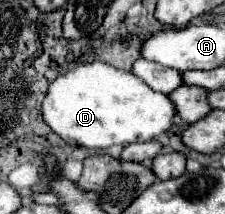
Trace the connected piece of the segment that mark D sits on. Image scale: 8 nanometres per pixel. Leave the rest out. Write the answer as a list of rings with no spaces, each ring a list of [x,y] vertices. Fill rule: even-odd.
[[[104,62],[80,64],[60,74],[42,102],[44,122],[68,144],[82,148],[110,148],[114,144],[148,142],[166,132],[176,116],[174,104],[166,94],[154,92],[140,78]]]

